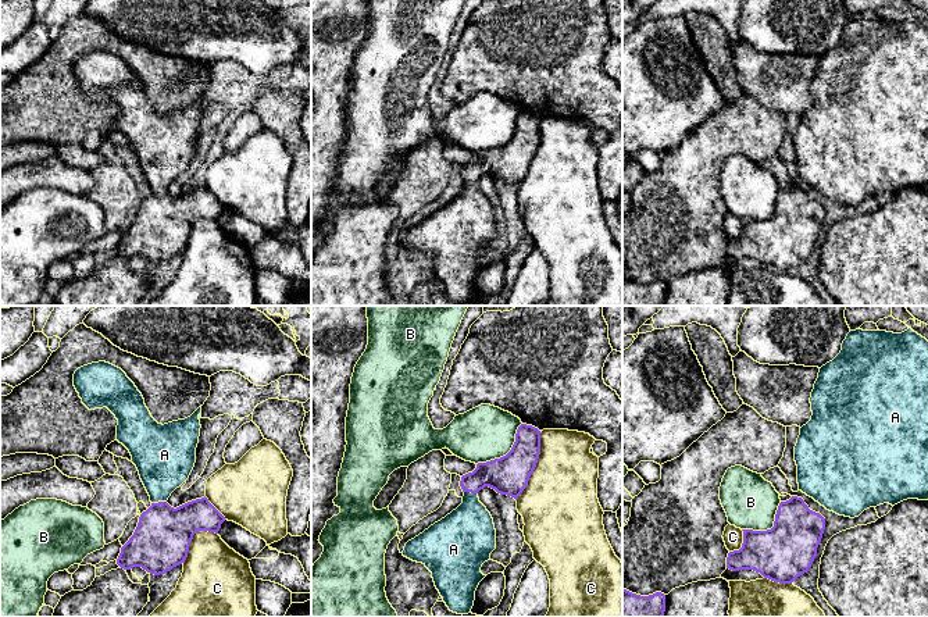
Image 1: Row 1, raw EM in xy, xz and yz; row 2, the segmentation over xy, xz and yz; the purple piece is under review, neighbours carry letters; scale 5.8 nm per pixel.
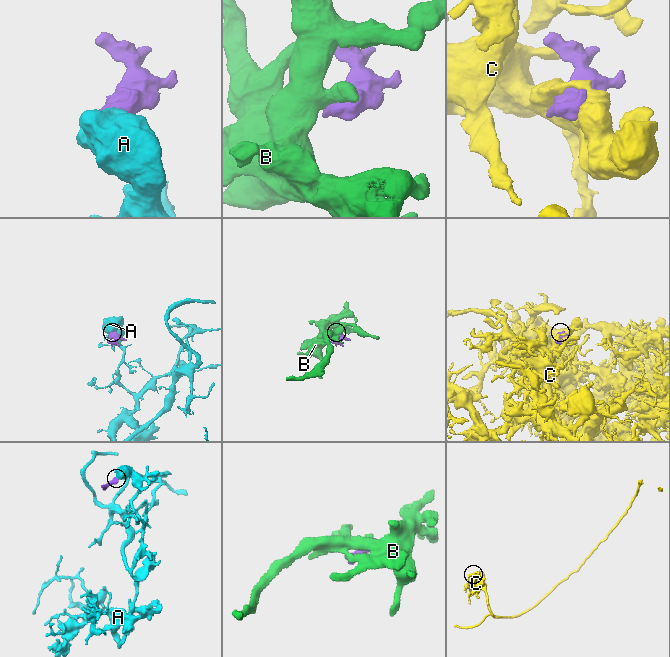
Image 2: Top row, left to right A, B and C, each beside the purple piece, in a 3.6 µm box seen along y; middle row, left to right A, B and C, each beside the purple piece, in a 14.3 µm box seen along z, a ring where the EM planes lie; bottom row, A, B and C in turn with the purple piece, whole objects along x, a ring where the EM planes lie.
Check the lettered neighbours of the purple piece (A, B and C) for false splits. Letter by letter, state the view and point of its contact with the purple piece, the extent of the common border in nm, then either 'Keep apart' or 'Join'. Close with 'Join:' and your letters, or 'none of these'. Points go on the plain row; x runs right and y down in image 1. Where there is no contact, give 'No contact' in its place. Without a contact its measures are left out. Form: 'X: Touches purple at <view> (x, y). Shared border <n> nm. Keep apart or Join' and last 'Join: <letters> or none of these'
A: Touches purple at xy (159, 191). Shared border 90 nm. Join
B: Touches purple at xz (507, 142). Shared border 360 nm. Keep apart
C: Touches purple at xz (535, 154). Shared border 420 nm. Keep apart
Join: A

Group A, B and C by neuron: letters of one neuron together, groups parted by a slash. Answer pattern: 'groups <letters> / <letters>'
groups A / B / C

